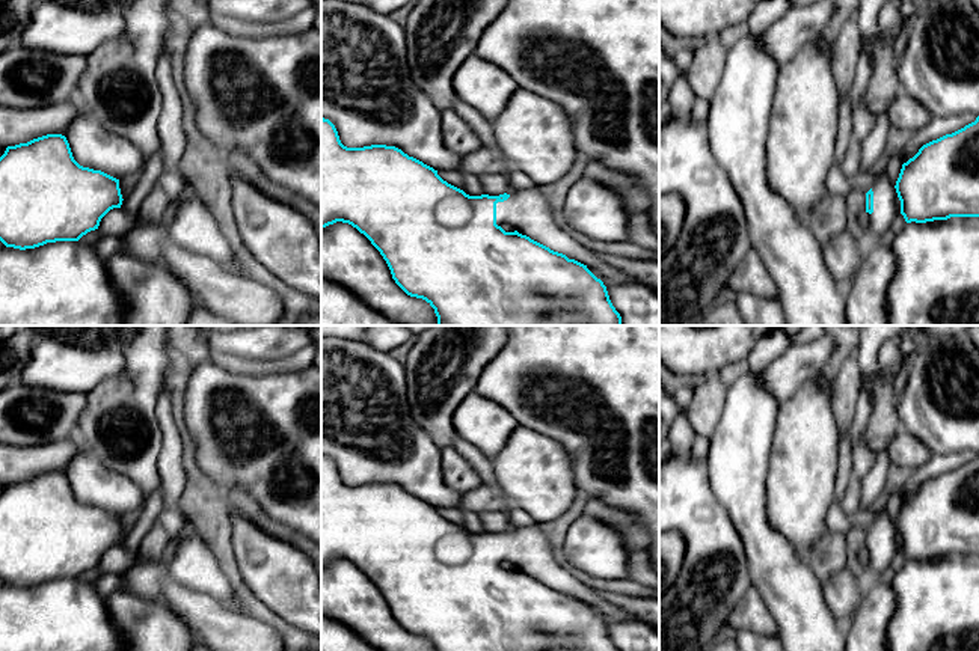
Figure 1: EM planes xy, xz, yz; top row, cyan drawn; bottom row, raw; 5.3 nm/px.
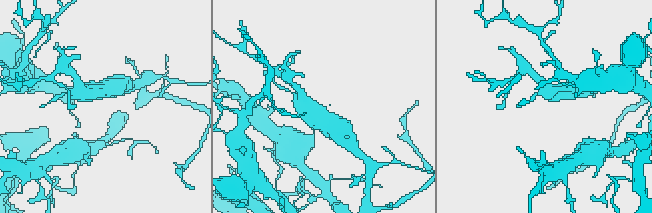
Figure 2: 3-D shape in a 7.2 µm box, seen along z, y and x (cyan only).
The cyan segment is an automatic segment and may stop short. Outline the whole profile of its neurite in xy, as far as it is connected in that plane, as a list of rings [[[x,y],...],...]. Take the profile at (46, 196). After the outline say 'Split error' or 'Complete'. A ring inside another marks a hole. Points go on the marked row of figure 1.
[[[62,134],[8,146],[0,157],[0,241],[6,247],[78,241],[122,200],[119,179],[80,166]]]. Complete

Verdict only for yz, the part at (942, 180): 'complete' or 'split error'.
split error

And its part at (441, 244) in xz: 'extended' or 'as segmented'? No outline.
extended

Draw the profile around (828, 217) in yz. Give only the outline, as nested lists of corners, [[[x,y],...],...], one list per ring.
[[[825,194],[806,215],[806,222],[816,241],[824,246],[836,234],[846,231],[846,197]]]

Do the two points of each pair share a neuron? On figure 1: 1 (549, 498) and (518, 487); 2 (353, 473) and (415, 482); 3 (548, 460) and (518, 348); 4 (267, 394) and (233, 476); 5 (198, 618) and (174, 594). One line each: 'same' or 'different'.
1: same
2: same
3: different
4: same
5: same

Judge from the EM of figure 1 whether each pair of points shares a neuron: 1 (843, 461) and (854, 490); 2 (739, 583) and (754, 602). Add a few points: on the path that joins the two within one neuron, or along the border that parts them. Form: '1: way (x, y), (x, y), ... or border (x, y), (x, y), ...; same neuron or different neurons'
1: border (853, 445), (853, 475), (847, 493), (839, 502); different neurons
2: border (751, 583), (726, 621); different neurons

